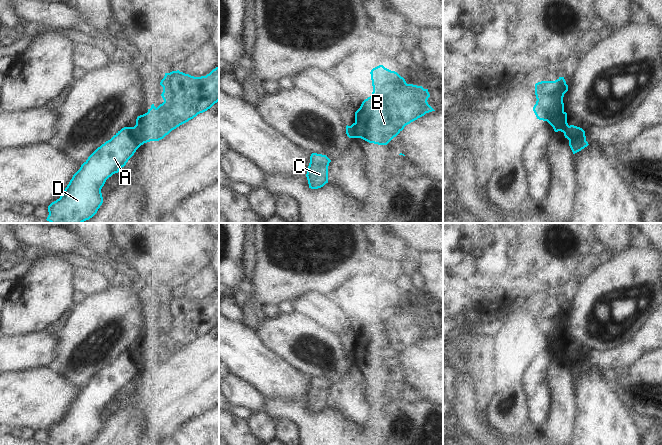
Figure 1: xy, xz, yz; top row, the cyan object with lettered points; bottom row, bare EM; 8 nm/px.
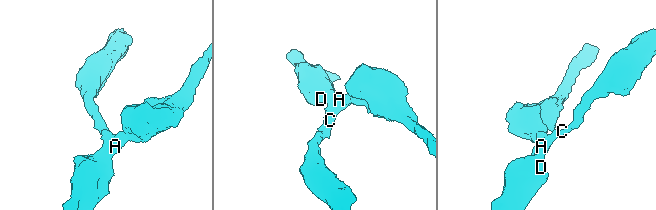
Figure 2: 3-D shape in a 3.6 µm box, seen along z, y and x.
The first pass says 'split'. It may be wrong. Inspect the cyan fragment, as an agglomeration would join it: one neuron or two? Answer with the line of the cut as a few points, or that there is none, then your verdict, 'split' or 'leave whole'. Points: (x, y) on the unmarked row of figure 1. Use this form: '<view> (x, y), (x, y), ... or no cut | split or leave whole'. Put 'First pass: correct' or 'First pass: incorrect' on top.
First pass: correct
yz (577, 351), (570, 356), (573, 362), (569, 364) | split

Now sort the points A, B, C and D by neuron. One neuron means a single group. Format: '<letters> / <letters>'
A C D / B

